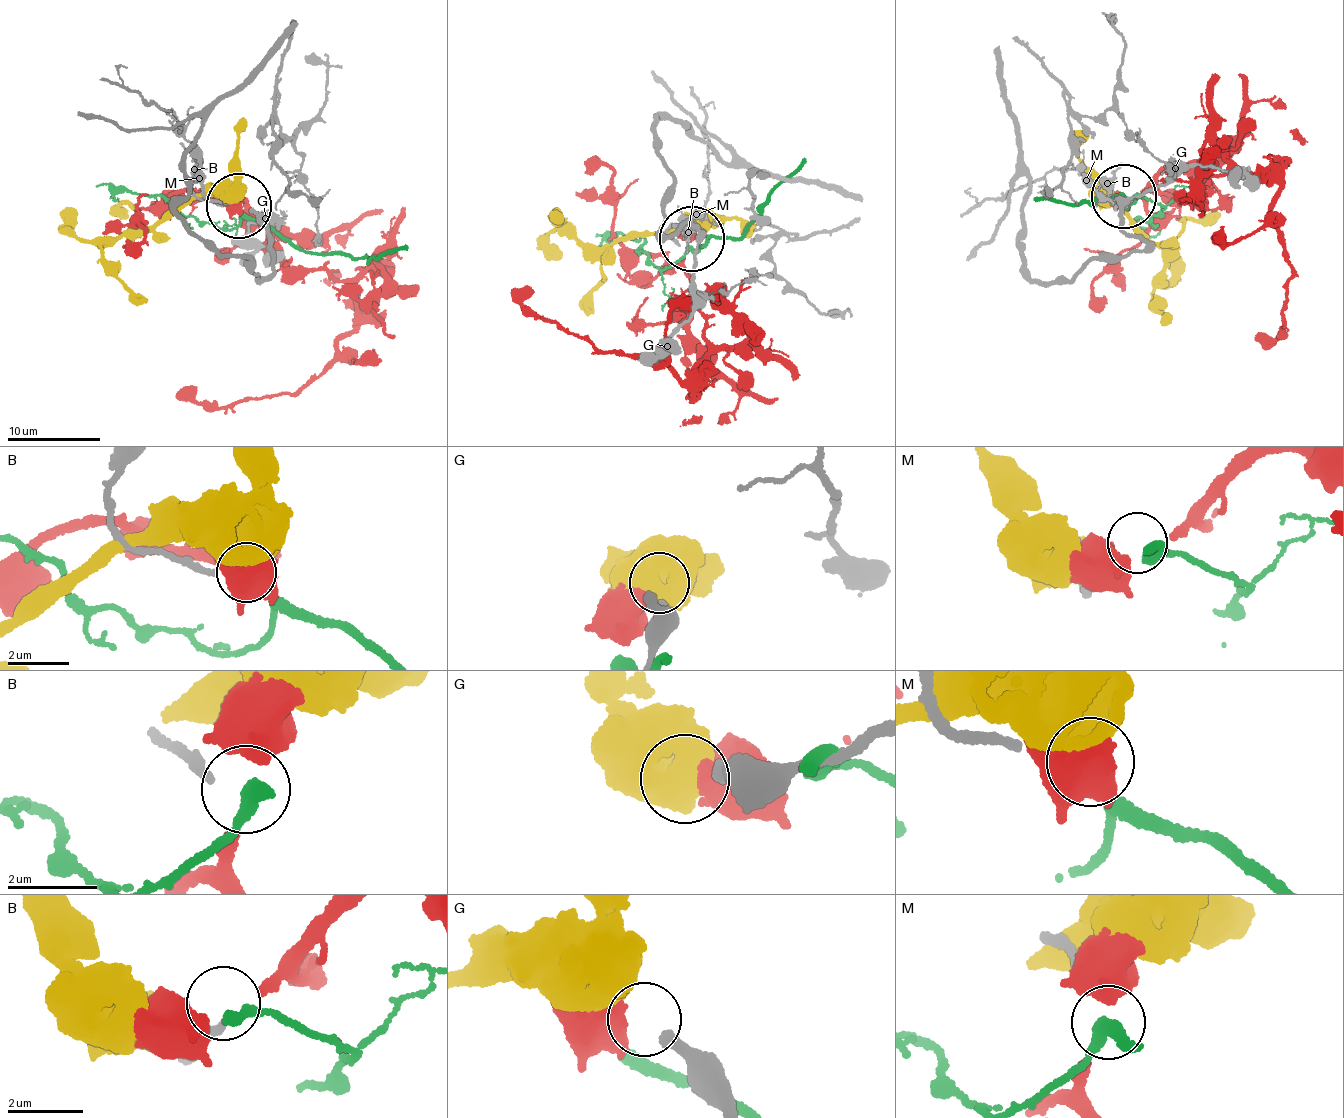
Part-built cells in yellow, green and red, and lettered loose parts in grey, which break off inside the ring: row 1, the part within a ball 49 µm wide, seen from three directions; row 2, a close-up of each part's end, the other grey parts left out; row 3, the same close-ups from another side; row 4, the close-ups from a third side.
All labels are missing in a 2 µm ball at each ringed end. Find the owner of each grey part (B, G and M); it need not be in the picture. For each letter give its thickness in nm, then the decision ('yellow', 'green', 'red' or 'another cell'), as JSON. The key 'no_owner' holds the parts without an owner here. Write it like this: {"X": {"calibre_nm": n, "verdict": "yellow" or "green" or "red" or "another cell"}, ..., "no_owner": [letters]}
{"B": {"calibre_nm": 180, "verdict": "another cell"}, "G": {"calibre_nm": 360, "verdict": "yellow"}, "M": {"calibre_nm": 140, "verdict": "green"}, "no_owner": ["B"]}

